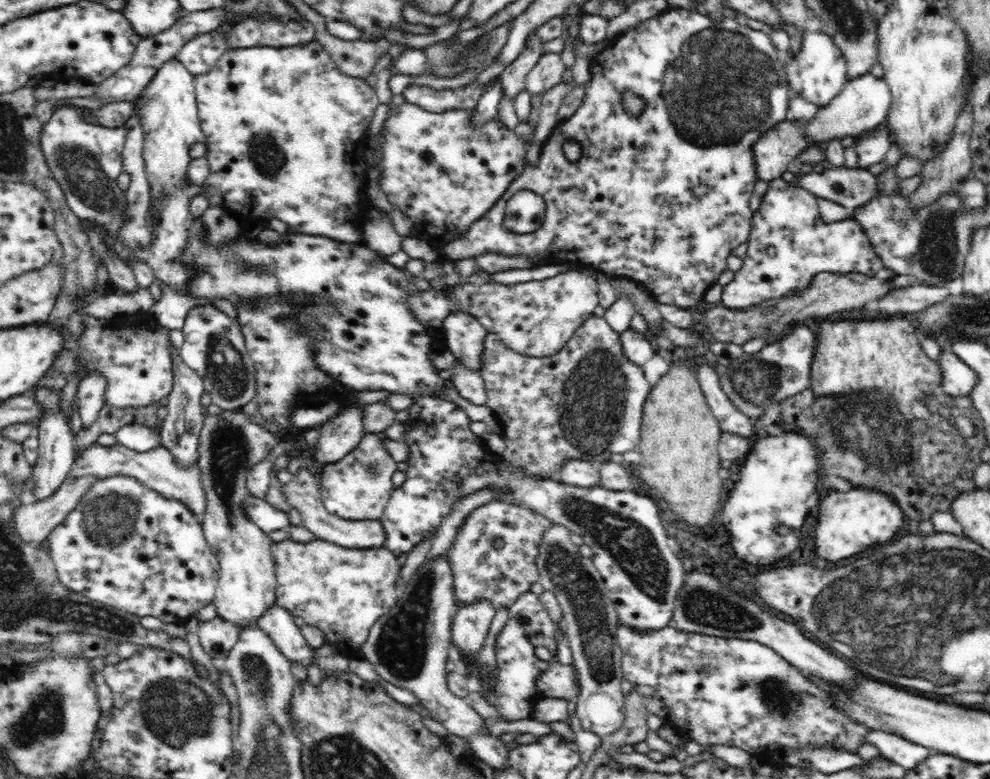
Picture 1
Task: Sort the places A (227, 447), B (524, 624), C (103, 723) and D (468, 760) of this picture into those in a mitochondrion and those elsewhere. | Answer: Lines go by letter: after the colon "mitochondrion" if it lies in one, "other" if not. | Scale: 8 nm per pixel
A: mitochondrion
B: mitochondrion
C: other
D: other

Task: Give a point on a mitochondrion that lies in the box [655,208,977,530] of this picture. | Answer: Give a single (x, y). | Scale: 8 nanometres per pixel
(860, 426)

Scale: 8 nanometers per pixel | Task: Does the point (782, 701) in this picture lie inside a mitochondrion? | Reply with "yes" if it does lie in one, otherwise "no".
yes

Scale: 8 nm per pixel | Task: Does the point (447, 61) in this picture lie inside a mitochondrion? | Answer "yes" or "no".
yes

